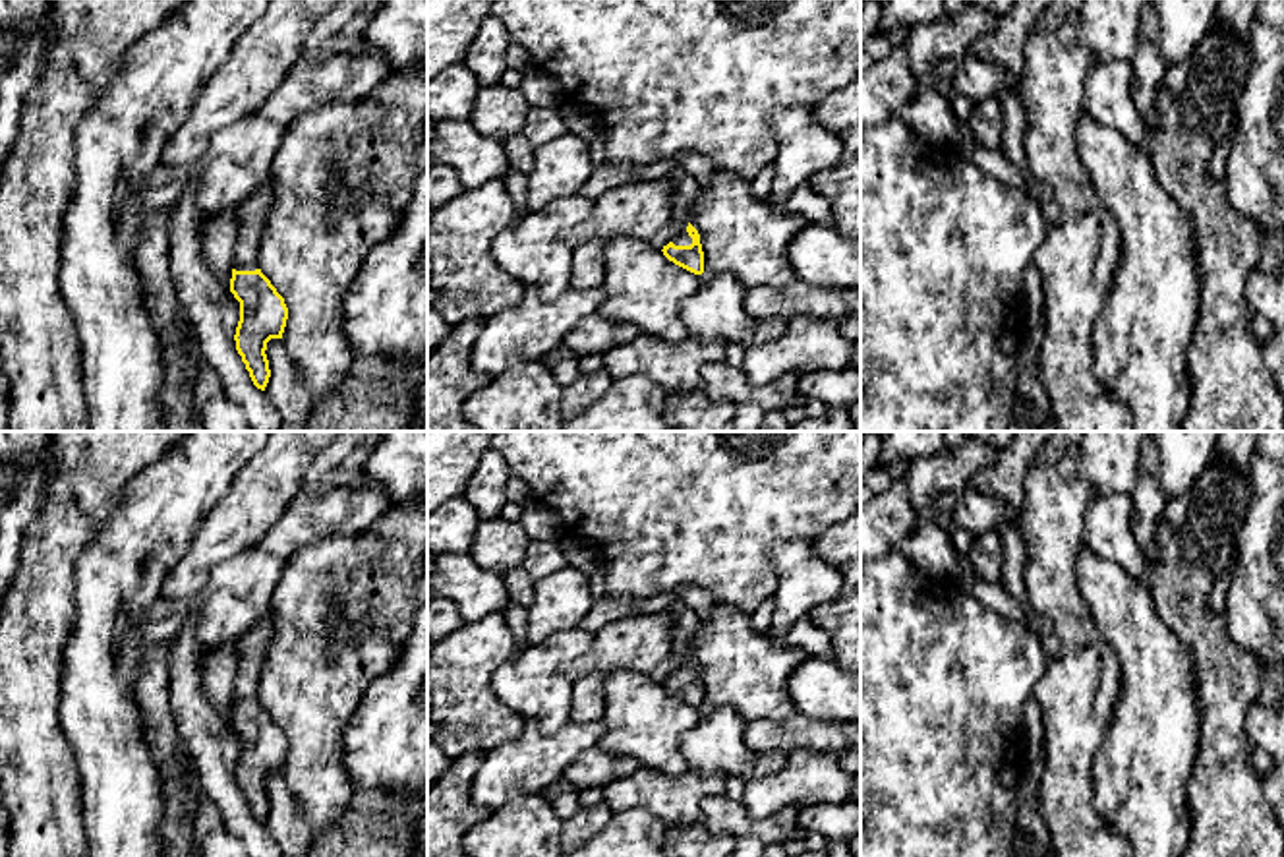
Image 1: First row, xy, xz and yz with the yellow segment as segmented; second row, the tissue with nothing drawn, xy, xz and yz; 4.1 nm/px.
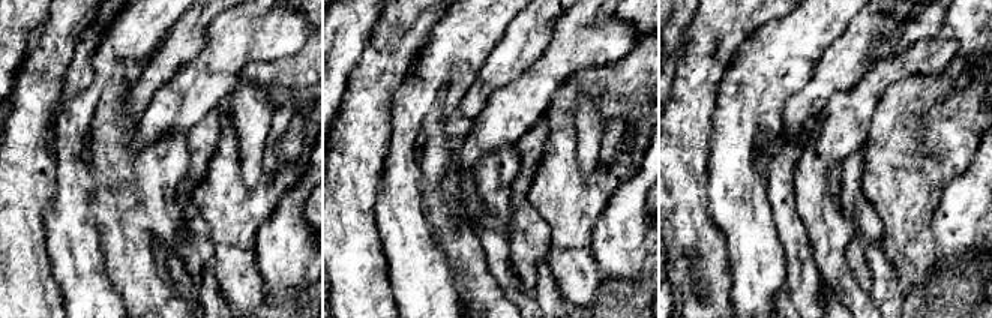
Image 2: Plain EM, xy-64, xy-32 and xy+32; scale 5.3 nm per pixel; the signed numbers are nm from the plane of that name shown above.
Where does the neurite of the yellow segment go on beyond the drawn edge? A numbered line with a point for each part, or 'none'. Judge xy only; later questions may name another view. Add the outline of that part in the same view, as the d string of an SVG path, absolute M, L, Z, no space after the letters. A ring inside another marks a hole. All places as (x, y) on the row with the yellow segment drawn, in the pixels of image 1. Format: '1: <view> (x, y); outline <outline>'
1: xy (252, 217); outline M267 180L248 201L238 209L238 238L234 248L232 267L236 271L259 269L257 253L261 232L267 226L267 213L275 201L275 188Z

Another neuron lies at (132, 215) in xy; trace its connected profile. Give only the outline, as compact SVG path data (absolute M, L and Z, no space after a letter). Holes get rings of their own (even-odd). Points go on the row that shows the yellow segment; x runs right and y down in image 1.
M130 166L126 186L128 192L124 193L120 205L118 228L120 228L122 246L131 255L133 269L137 273L135 251L143 236L145 219L147 219L147 211L141 207L137 193L145 188L145 178L133 166Z

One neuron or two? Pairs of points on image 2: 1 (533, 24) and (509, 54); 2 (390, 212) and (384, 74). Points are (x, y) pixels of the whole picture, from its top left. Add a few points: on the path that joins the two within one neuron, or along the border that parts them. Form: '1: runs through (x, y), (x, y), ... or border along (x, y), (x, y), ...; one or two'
1: runs through (530, 32), (517, 47); one
2: border along (390, 105), (390, 137), (383, 174); two

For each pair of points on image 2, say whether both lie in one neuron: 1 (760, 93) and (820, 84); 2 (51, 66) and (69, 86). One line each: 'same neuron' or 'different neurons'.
1: different neurons
2: different neurons

